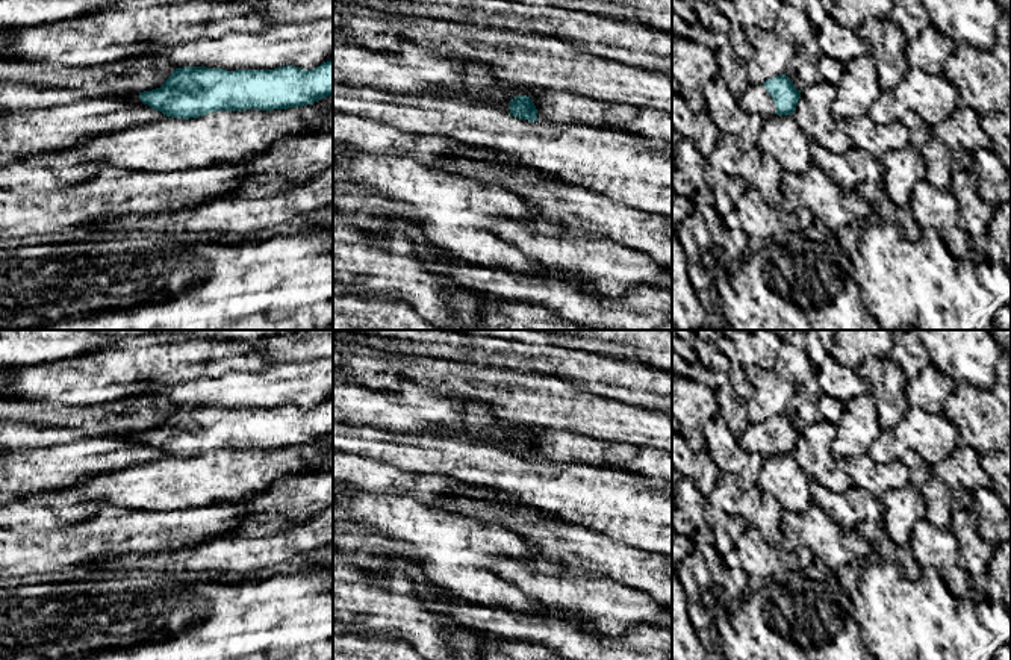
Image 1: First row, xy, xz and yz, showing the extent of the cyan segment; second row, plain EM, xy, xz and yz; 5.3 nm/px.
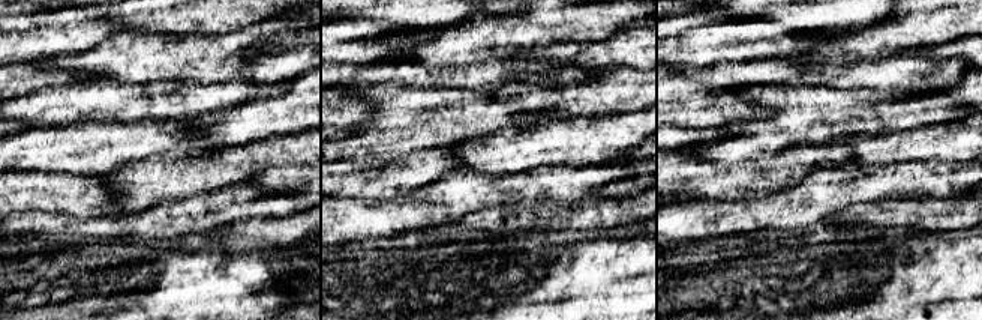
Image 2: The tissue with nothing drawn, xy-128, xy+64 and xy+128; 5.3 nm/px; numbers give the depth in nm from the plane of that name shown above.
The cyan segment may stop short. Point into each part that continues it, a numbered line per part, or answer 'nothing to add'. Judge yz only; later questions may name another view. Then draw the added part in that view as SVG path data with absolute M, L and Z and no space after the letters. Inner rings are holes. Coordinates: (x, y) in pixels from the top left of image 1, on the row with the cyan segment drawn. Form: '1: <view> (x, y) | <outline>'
1: yz (755, 99) | M763 83L751 85L737 100L742 111L757 114L763 120L776 115L773 98Z

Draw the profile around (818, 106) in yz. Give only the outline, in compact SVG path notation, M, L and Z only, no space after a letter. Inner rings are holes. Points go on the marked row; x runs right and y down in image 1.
M828 82L808 86L801 91L796 111L792 117L813 144L819 144L835 154L845 154L852 148L852 141L845 132L843 123L831 112L835 98L835 86Z

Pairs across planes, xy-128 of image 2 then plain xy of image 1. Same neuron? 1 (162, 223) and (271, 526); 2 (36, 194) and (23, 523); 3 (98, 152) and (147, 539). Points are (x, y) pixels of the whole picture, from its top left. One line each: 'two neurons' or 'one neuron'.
1: two neurons
2: two neurons
3: two neurons

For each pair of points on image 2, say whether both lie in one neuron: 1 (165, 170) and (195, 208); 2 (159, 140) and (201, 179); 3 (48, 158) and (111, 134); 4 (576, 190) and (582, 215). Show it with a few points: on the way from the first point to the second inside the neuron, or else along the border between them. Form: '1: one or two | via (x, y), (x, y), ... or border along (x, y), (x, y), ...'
1: two | border along (221, 188), (183, 199), (162, 200), (152, 206)
2: two | border along (192, 141), (180, 141), (162, 153), (137, 163)
3: one | via (63, 149), (96, 147)
4: two | border along (588, 197), (567, 205), (544, 203)

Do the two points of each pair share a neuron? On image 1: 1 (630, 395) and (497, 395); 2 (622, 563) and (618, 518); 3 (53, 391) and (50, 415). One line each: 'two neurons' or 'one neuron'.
1: two neurons
2: two neurons
3: two neurons

